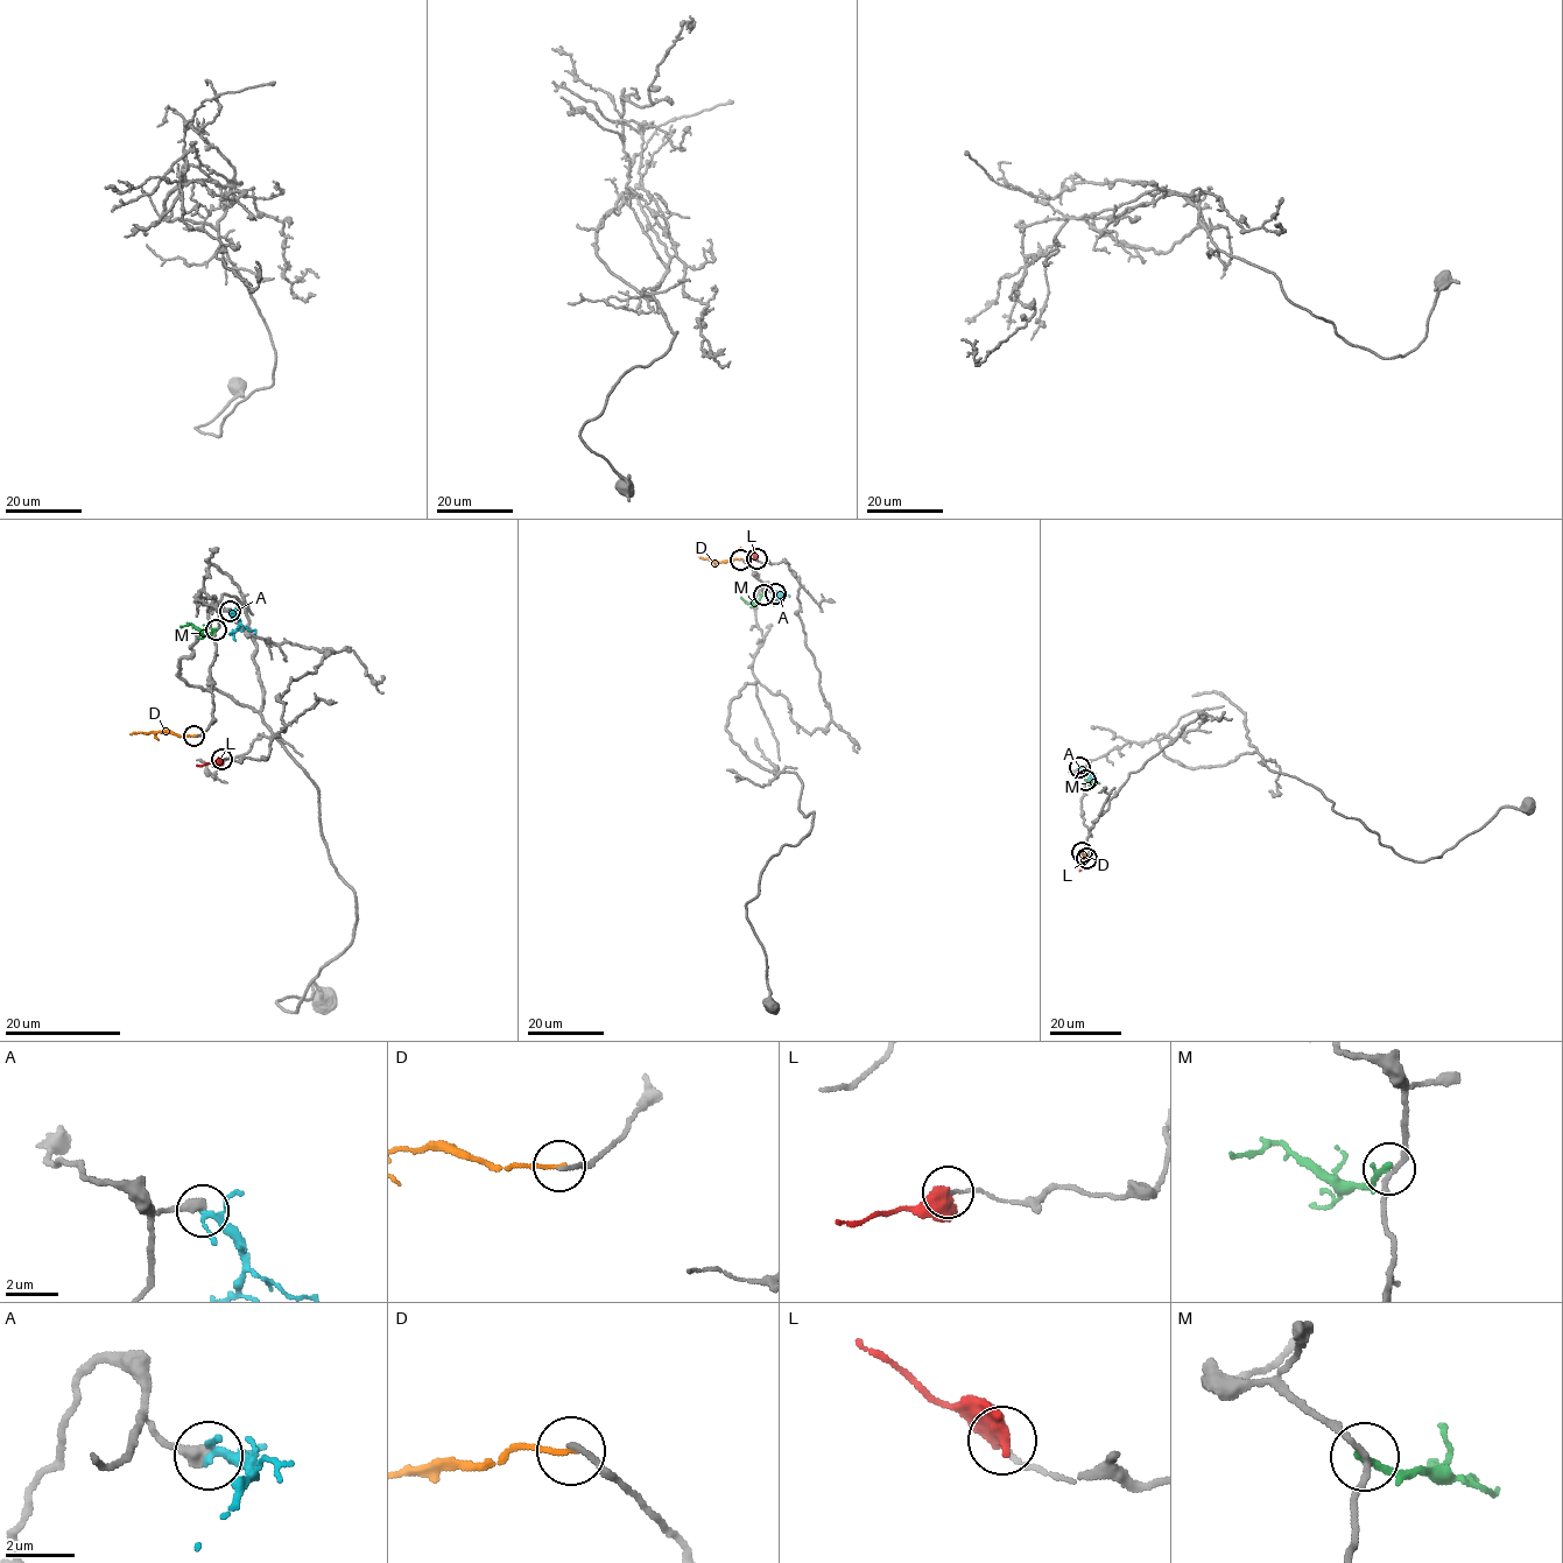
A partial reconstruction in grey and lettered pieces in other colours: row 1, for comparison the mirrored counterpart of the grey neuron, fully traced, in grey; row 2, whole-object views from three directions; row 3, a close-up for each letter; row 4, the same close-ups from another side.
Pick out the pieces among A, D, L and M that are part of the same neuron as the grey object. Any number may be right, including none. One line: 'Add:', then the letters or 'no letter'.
Add: no letter

